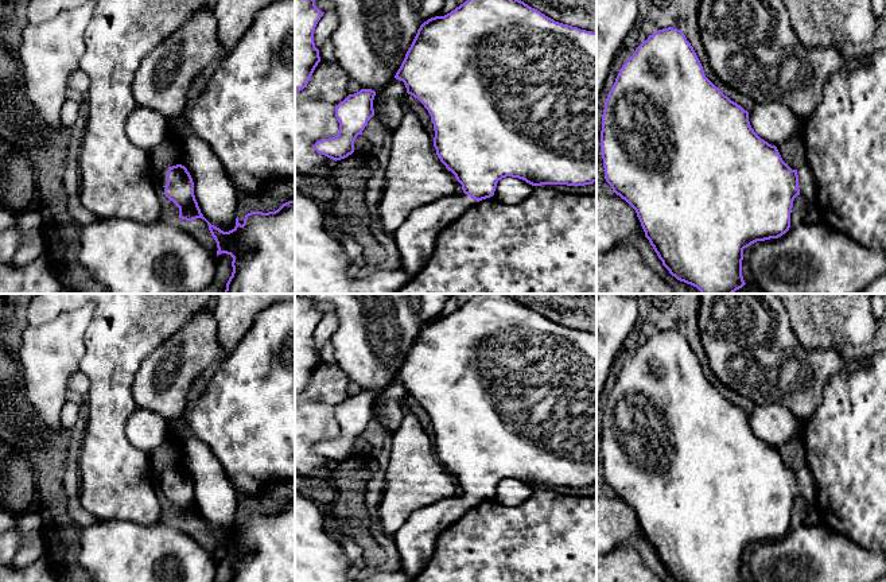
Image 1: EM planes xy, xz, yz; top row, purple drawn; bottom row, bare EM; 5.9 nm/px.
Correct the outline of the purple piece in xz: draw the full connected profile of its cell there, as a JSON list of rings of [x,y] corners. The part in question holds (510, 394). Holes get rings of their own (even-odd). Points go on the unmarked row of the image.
[[[477,294],[450,315],[431,319],[420,327],[395,380],[403,383],[407,395],[417,400],[428,412],[435,432],[434,449],[436,457],[446,470],[455,477],[463,492],[461,496],[455,494],[451,498],[442,498],[427,508],[413,512],[393,535],[401,558],[401,570],[411,578],[415,578],[432,558],[438,536],[469,509],[493,498],[497,485],[502,480],[518,480],[532,488],[584,488],[597,484],[597,334],[555,323],[505,294]]]

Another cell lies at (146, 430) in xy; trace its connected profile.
[[[137,408],[127,422],[128,441],[151,454],[167,439],[167,420],[148,410]]]

